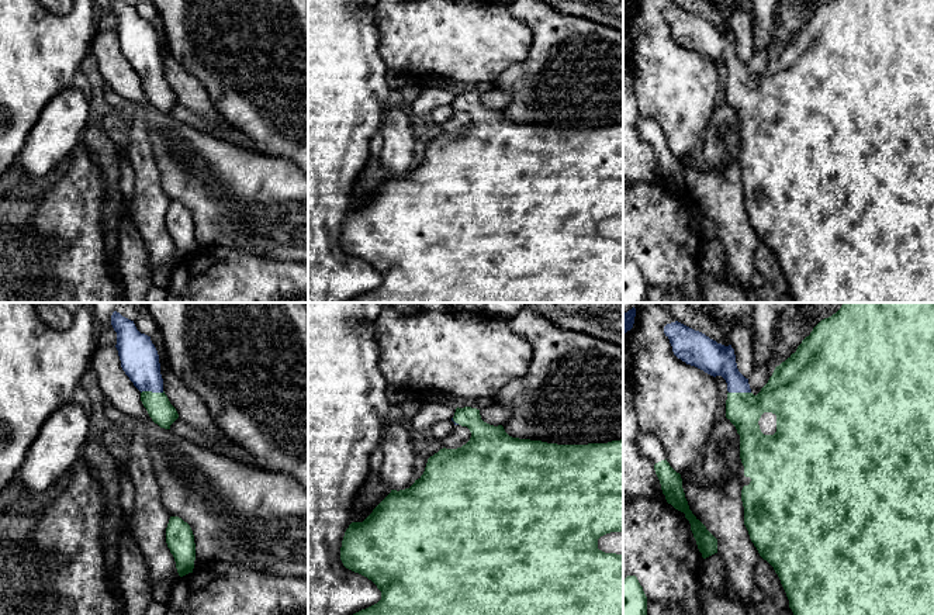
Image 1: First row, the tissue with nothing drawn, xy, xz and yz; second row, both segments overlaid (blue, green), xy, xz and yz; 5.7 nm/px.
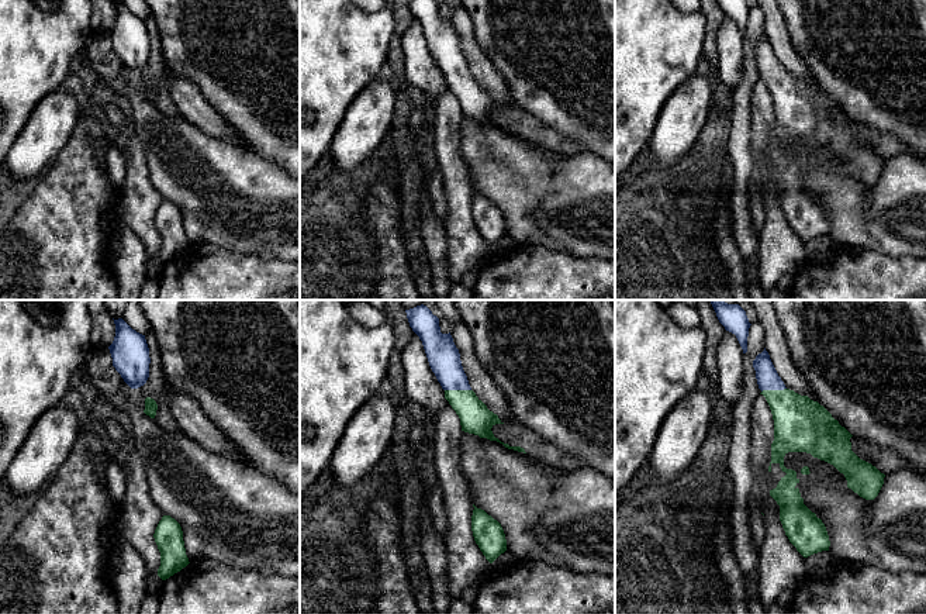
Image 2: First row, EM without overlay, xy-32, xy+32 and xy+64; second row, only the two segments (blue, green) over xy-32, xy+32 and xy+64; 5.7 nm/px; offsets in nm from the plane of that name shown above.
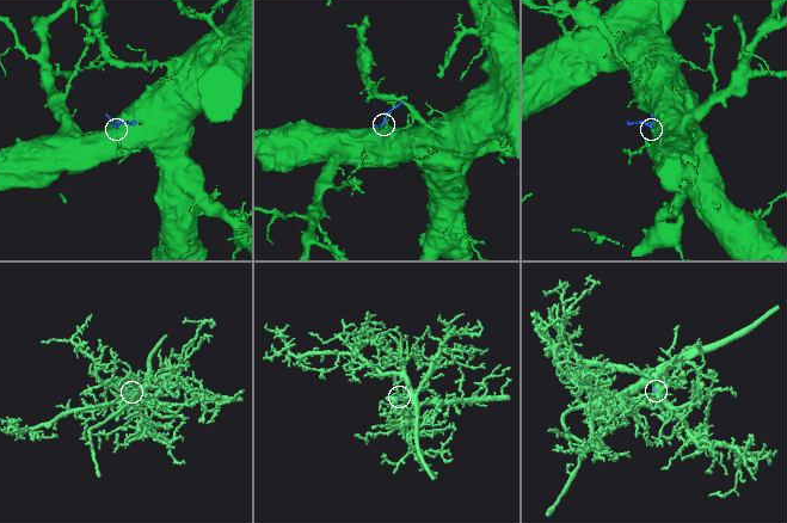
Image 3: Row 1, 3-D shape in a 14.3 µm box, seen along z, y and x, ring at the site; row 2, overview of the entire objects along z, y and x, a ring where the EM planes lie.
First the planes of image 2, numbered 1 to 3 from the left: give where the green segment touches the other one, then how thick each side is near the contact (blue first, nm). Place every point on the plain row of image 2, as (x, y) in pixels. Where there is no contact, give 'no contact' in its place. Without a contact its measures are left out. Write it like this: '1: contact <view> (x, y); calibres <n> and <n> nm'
1: no contact
2: contact xy+32 (458, 73); calibres 180 and 180 nm
3: contact xy+64 (773, 73); calibres 130 and 300 nm

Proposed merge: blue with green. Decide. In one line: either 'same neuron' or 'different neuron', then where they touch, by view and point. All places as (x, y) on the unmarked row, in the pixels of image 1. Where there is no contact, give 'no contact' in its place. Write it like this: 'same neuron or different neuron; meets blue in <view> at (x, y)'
same neuron; meets blue in xy at (152, 76)

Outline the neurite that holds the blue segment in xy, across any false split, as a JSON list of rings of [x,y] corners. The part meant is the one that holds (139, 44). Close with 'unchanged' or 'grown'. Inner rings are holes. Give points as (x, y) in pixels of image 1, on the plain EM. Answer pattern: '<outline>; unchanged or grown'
[[[111,0],[111,10],[117,17],[115,32],[122,55],[141,76],[141,86],[152,106],[170,114],[179,99],[163,76],[159,39],[151,21],[141,18],[134,6],[122,0]]]; grown

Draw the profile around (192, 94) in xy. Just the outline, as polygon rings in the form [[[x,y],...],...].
[[[159,39],[159,48],[163,76],[179,103],[211,125],[219,125],[224,117],[211,104],[204,86],[170,55],[167,44]]]

